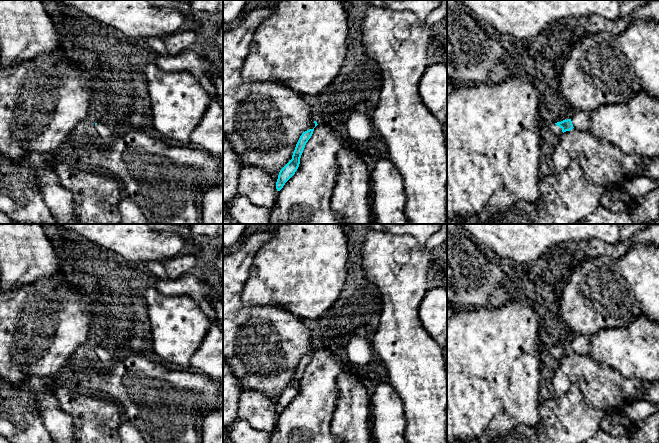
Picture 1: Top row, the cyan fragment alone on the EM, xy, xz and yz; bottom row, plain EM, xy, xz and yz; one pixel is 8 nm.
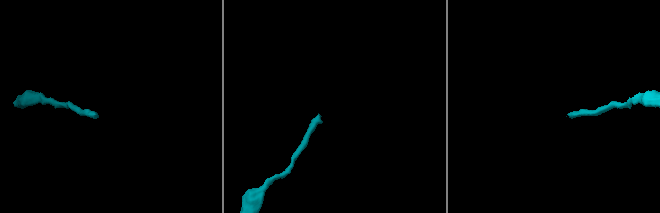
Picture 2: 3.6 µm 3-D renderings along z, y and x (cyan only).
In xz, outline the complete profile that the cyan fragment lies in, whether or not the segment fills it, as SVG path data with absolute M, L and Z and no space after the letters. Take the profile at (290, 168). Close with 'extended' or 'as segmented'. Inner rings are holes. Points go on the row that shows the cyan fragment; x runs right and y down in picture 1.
M314 128L309 129L302 133L300 136L295 150L292 155L292 159L280 170L278 179L276 182L276 189L277 191L280 191L285 183L295 174L297 171L299 164L300 164L300 158L303 153L303 150L305 148L306 143L311 138L313 134Z | as segmented

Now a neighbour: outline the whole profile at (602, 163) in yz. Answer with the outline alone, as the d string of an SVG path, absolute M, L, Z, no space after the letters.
M573 128L564 132L554 144L552 162L562 172L573 160L581 163L585 179L595 185L613 185L613 194L623 190L624 183L642 177L642 168L651 158L624 154L608 141Z

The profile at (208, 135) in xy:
M215 99L191 133L190 143L223 161L223 107Z

